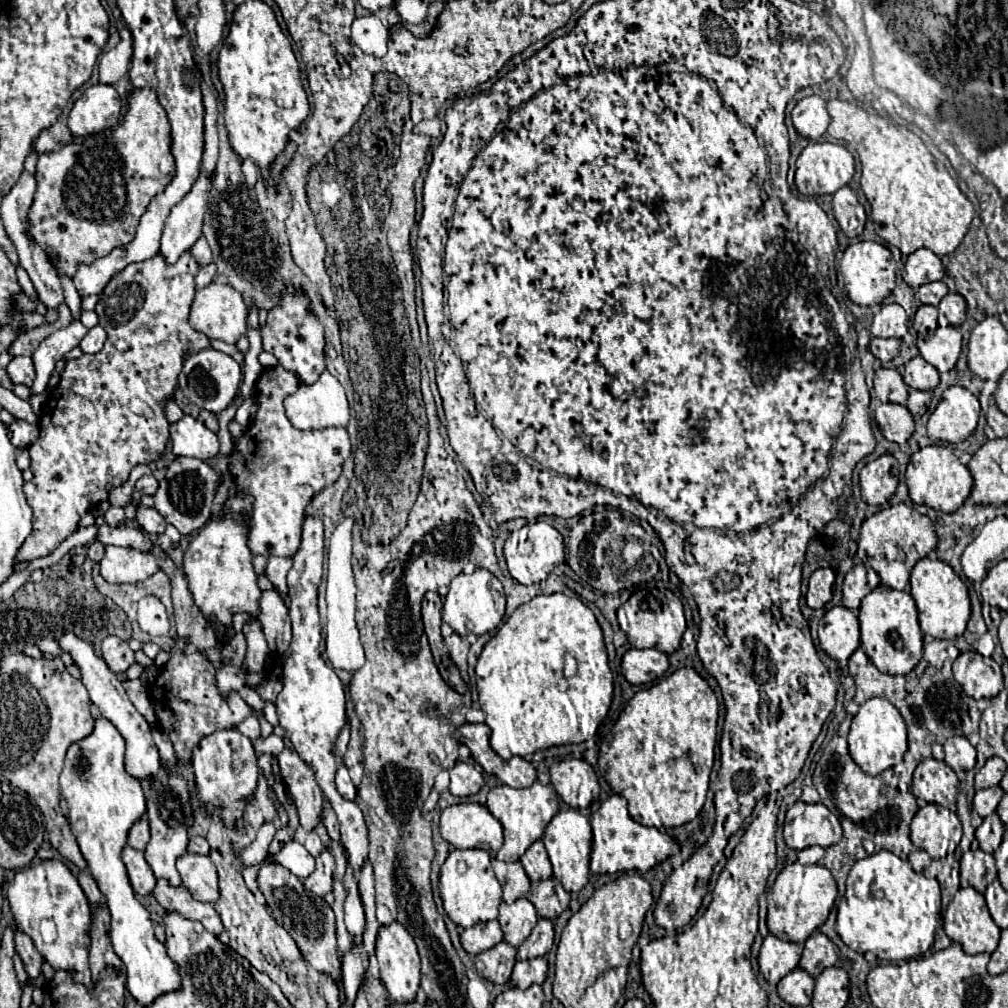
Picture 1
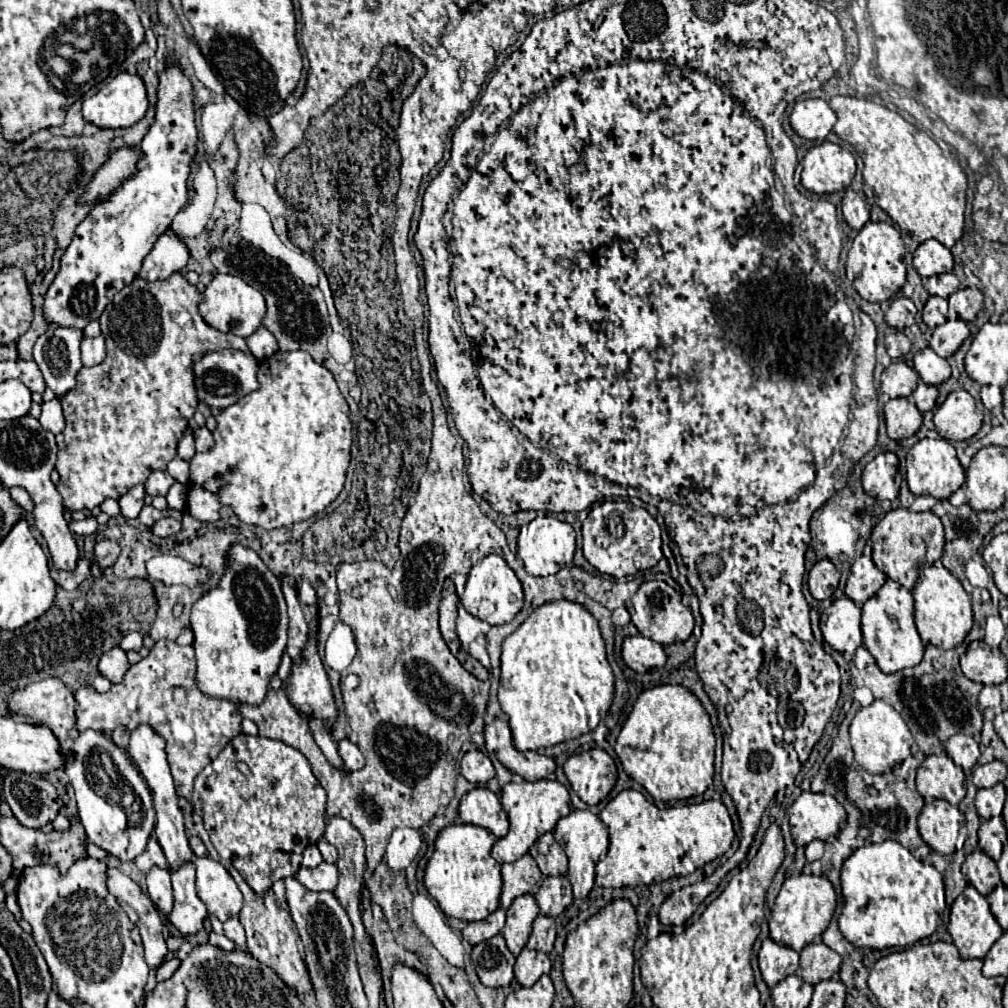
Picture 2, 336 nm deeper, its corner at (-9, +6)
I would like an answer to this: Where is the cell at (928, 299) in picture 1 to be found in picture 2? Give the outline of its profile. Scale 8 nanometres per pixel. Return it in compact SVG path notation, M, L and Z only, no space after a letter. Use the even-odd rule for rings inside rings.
M944 273L944 275L934 275L926 281L926 291L930 295L938 295L938 297L950 297L954 291L958 291L960 281L956 279L954 273Z

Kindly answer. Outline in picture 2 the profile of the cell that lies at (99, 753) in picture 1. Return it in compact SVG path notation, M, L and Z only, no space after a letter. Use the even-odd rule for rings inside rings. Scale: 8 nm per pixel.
M82 731L78 735L78 739L70 745L70 755L72 755L72 759L66 763L66 775L68 775L70 785L74 787L74 793L76 793L78 815L80 815L80 823L86 831L88 841L98 845L108 855L112 855L120 861L134 861L138 855L142 855L146 851L146 841L154 829L154 809L152 809L150 789L148 789L144 777L140 775L138 767L130 761L128 753L122 751L112 741L112 735L102 733L102 731Z

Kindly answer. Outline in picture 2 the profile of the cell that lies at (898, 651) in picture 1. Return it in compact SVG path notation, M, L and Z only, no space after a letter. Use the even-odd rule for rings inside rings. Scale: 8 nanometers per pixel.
M888 579L882 589L862 607L862 635L866 649L874 655L884 673L896 673L906 667L916 667L924 655L924 643L914 625L912 591Z

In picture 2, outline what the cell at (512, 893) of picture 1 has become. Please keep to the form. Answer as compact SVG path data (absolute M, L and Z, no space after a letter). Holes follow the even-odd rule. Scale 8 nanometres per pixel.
M524 855L522 859L518 859L514 863L504 863L502 881L504 881L504 885L502 885L500 903L504 909L508 909L510 903L520 895L526 895L526 893L534 895L542 885L540 869L530 855Z

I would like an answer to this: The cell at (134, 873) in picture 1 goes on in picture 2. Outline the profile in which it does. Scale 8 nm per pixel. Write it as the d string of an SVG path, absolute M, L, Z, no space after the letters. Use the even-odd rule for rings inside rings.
M152 867L146 877L146 885L148 885L148 895L150 895L152 903L158 905L160 911L170 915L174 899L172 899L172 885L170 885L168 869Z

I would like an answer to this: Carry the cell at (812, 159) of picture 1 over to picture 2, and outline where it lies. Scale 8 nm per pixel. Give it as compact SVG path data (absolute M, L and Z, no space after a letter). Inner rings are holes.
M830 141L812 147L802 163L802 185L810 193L834 193L844 191L856 173L854 155Z

